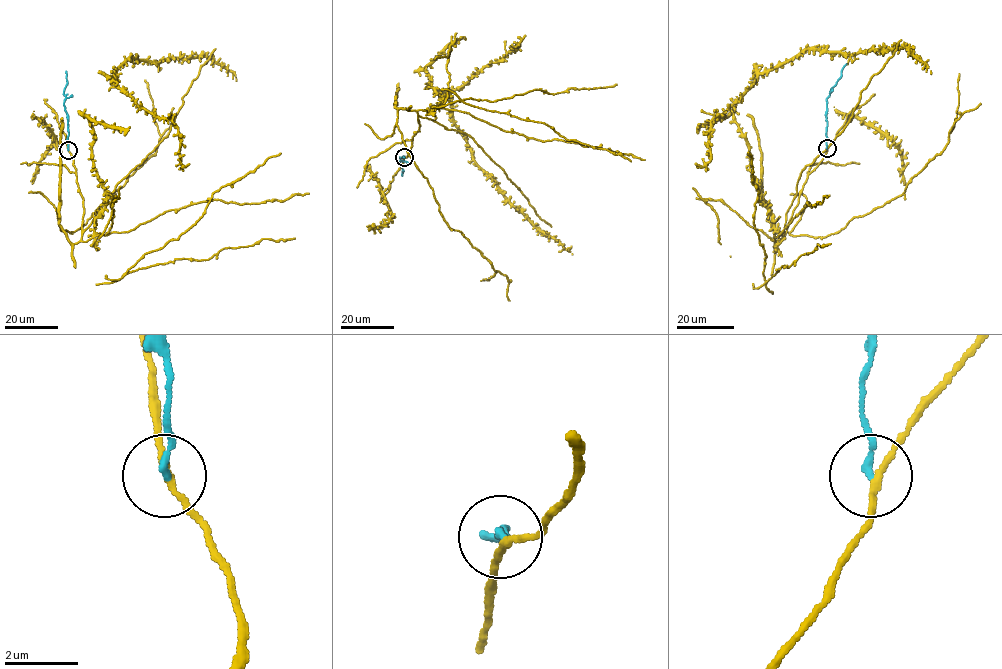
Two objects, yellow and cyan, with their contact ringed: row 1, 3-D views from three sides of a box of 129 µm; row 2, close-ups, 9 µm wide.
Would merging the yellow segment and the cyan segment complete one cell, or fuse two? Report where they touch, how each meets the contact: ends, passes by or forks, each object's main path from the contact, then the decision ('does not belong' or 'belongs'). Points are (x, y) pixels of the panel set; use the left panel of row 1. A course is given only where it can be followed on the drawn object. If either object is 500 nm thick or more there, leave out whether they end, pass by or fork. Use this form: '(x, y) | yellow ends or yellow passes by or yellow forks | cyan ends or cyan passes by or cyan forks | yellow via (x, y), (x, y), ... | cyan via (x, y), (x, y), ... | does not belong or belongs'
(68, 150) | yellow passes by | cyan ends | yellow via (68, 149), (82, 233), (169, 133), (197, 58), (129, 57), (114, 81), (174, 124), (189, 164) | cyan via (68, 149), (68, 115), (63, 91), (67, 82), (66, 71) | does not belong

